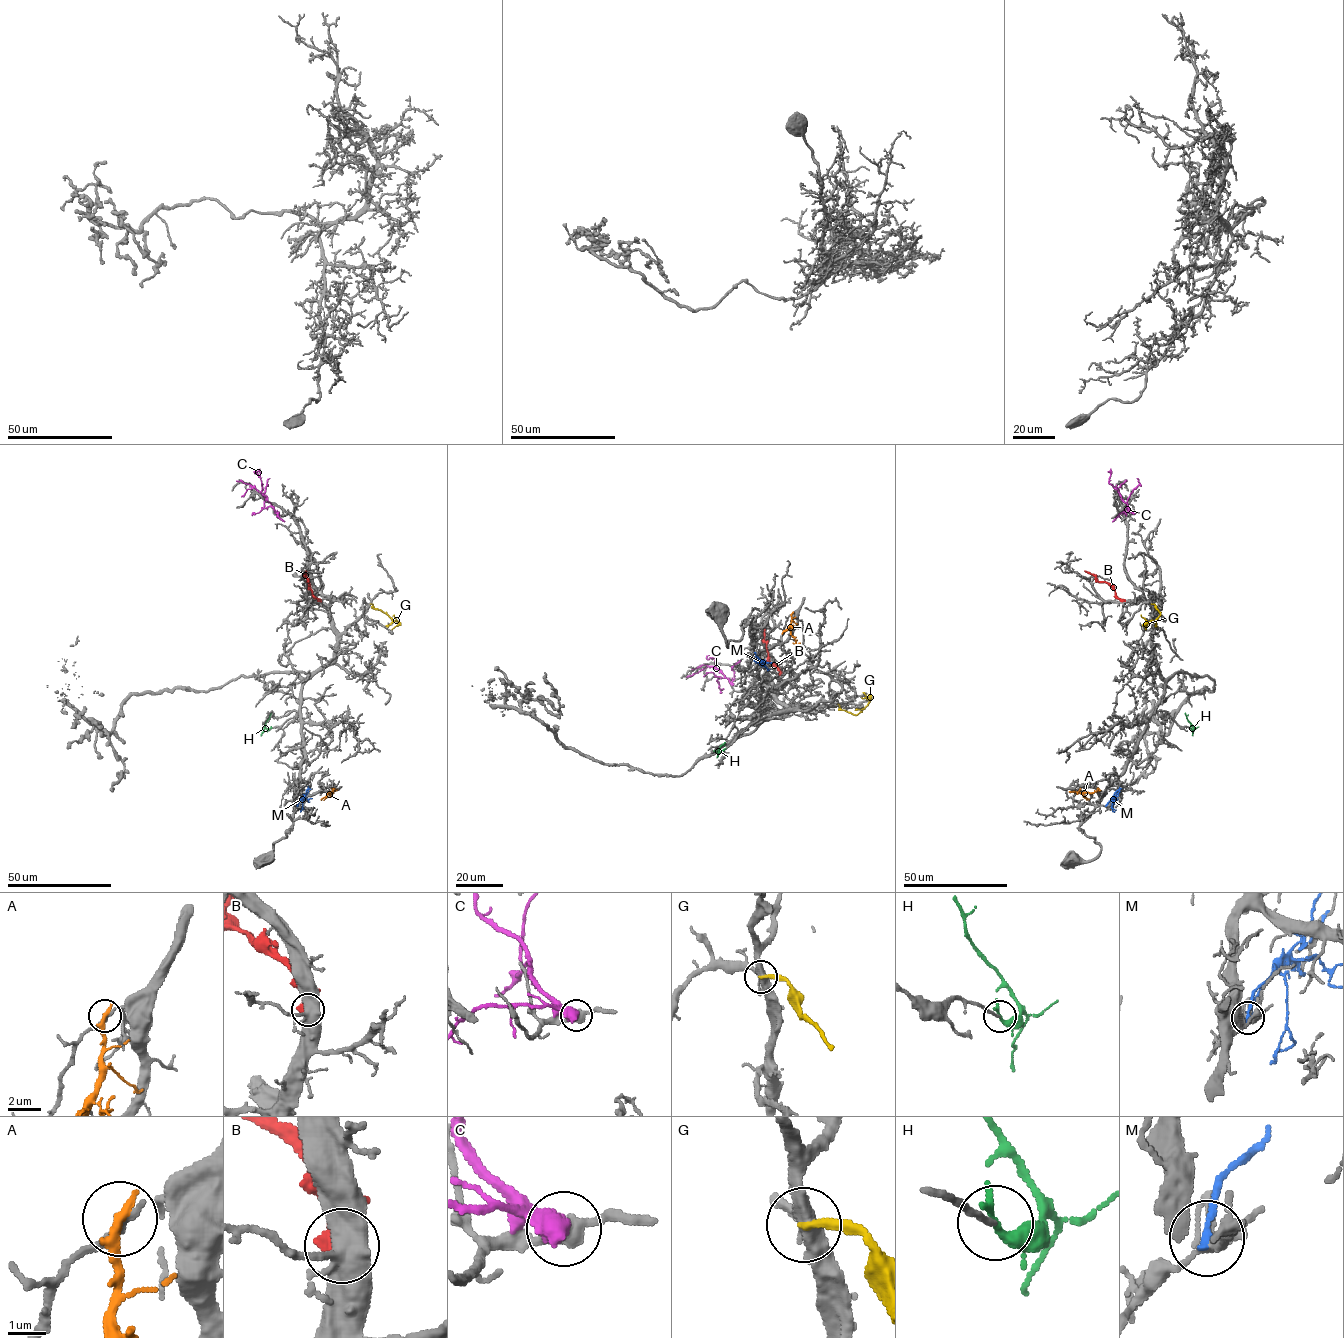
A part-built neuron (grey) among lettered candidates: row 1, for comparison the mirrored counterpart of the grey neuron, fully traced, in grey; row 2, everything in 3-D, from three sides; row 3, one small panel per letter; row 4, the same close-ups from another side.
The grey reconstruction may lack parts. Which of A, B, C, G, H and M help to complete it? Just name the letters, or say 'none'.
H

